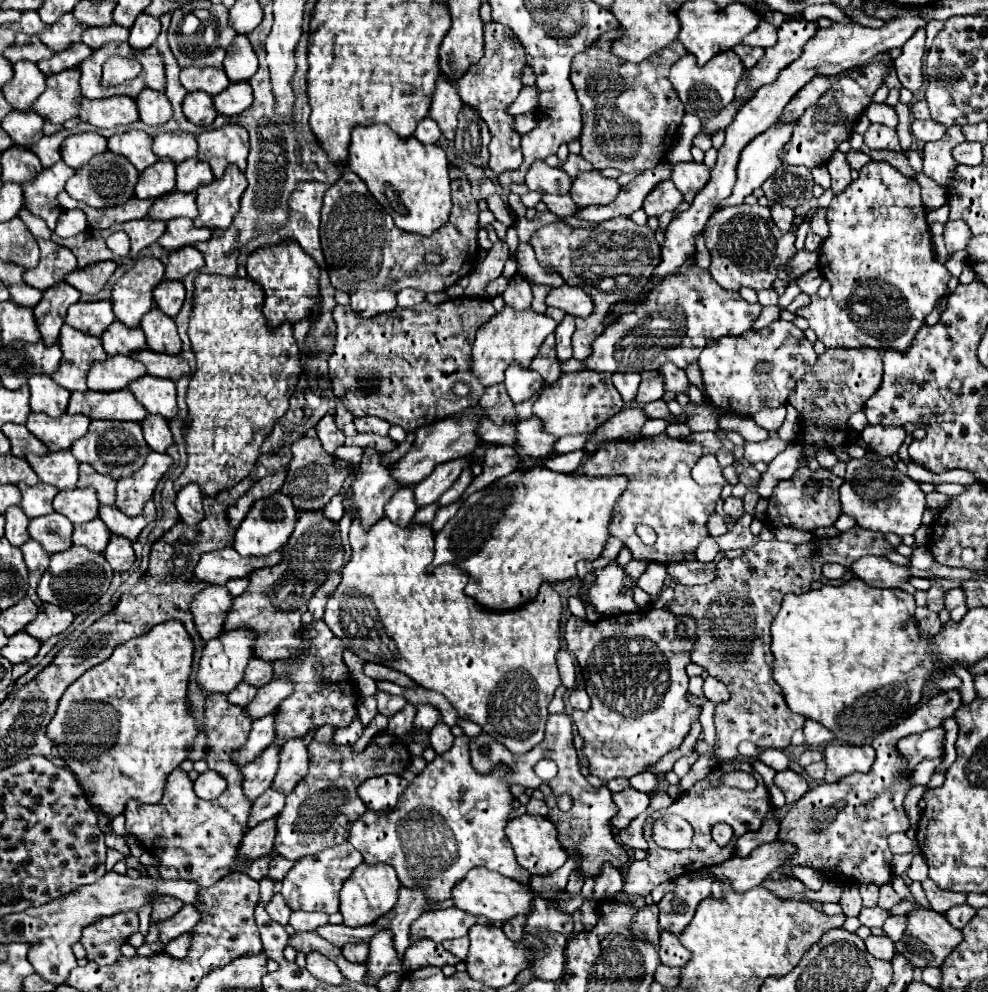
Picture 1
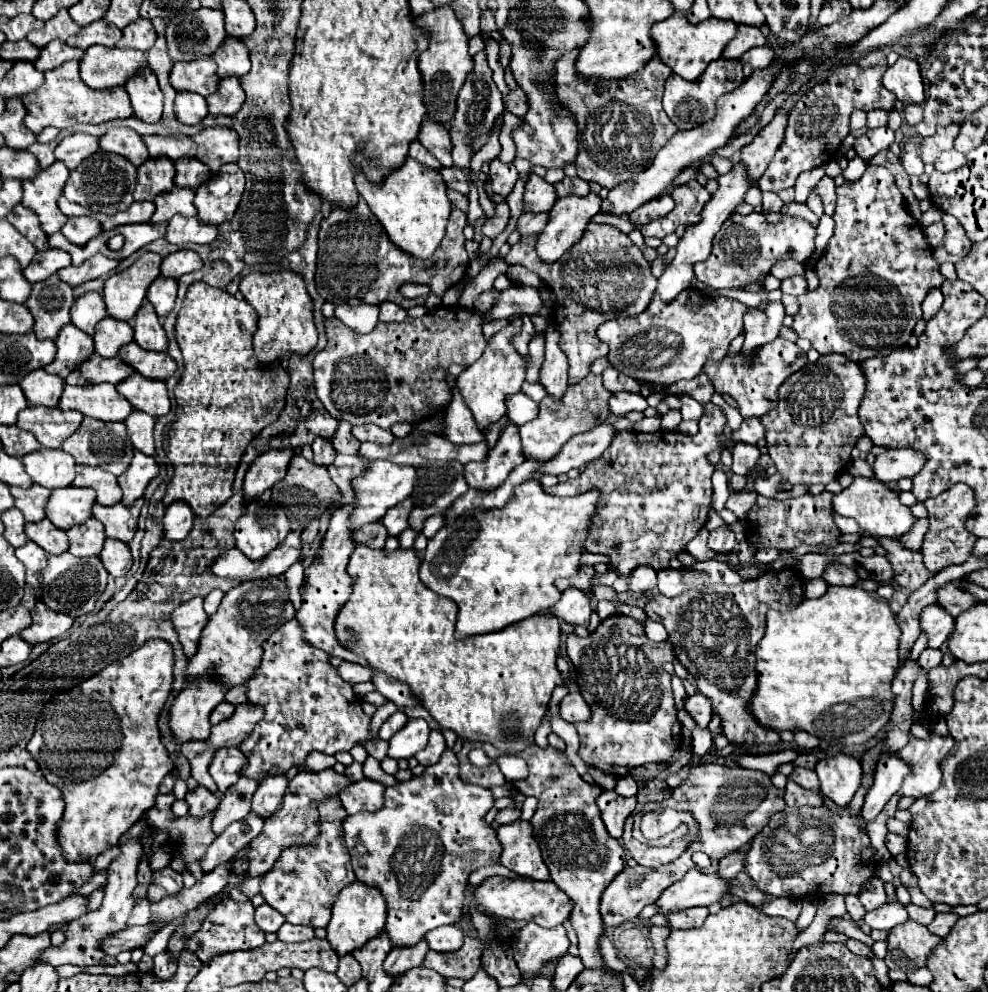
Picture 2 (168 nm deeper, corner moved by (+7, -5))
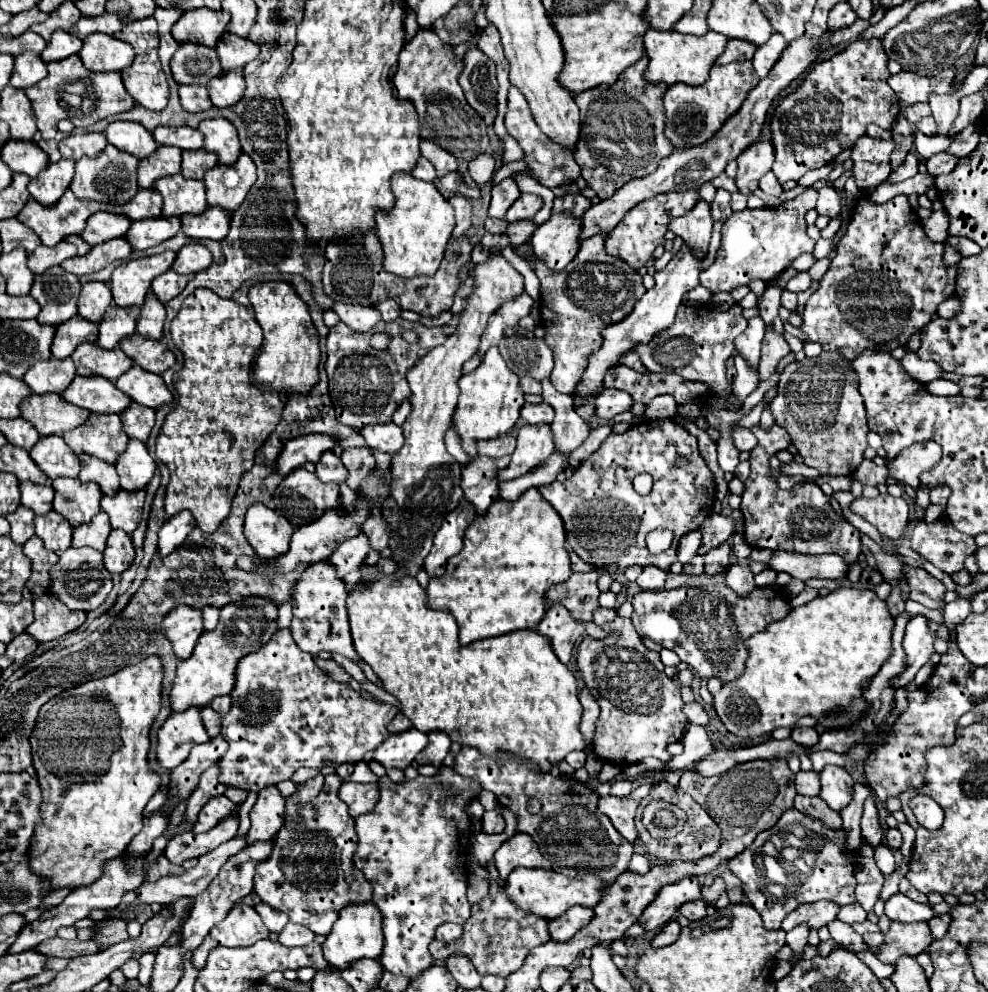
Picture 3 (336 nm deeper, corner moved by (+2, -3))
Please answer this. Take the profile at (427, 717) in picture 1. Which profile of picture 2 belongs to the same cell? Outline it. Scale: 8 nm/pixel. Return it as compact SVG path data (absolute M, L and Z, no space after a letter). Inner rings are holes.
M409 719L403 729L399 729L389 739L389 751L387 757L393 759L409 759L417 751L425 749L429 739L429 725L423 719Z

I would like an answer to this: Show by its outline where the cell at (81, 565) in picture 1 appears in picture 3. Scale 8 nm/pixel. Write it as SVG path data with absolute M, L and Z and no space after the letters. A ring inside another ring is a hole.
M82 547L82 549L66 549L58 553L58 563L50 569L50 591L62 599L62 603L70 609L80 609L80 611L92 611L100 607L106 599L106 595L112 589L112 575L106 571L102 563L102 553Z

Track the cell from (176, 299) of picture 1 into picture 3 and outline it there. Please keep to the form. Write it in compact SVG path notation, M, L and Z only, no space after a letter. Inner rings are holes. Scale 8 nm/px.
M166 271L152 281L152 293L156 295L156 299L160 303L168 303L170 299L174 299L176 295L180 295L184 291L184 287L190 279L192 279L192 275L176 275L174 271Z

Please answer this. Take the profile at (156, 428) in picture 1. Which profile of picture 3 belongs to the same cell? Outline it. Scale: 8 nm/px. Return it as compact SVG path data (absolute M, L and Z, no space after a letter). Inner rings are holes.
M130 403L120 417L124 423L124 433L130 439L138 439L142 443L148 441L154 427L154 411L150 411L150 407L138 407L138 403Z

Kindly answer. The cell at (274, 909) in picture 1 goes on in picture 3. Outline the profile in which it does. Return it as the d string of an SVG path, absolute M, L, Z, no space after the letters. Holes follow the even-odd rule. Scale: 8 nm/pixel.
M258 903L258 905L254 905L254 909L256 909L256 913L262 917L264 925L266 925L270 931L274 931L274 933L280 933L280 931L284 929L284 925L288 923L286 913L274 911L274 909L272 909L270 905L266 905L266 903Z

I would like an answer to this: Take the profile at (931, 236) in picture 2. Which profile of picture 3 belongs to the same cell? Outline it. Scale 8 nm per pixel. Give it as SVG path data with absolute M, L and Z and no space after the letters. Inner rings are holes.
M934 211L926 221L924 221L924 231L932 241L940 241L944 243L948 237L948 215L946 211Z

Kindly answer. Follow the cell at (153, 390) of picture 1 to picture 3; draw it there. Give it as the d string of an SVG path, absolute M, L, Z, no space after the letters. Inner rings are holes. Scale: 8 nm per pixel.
M130 367L130 371L122 373L116 381L116 387L130 395L132 401L152 409L160 409L162 405L170 405L174 401L164 379L142 371L142 367Z

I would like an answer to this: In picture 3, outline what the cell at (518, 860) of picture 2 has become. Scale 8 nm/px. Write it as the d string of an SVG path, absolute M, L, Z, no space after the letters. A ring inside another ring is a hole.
M514 833L508 841L504 841L494 853L494 863L500 879L506 879L506 875L510 875L510 871L516 867L548 867L534 839L530 839L526 833Z

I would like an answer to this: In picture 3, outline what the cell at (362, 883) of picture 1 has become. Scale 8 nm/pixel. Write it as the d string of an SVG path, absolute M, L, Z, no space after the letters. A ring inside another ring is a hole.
M372 901L368 903L354 903L346 905L334 923L332 931L326 937L326 943L322 945L324 957L330 965L336 969L348 967L350 961L354 959L364 959L364 957L380 957L382 953L382 913L378 907L374 907Z

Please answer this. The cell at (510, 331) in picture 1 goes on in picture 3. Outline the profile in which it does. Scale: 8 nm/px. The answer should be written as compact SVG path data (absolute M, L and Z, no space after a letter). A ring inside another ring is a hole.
M496 347L488 349L482 363L468 375L460 377L460 397L452 421L456 423L458 435L462 437L462 447L470 459L476 457L474 441L476 439L492 439L508 433L516 419L520 417L520 409L524 405L524 391L520 387L518 375L502 363L502 355Z

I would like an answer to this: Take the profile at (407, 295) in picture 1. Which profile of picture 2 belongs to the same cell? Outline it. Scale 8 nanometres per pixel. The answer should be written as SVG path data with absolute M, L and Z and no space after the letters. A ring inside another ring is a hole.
M381 303L379 305L379 321L385 321L385 323L391 323L391 321L403 321L407 317L407 311L395 303Z

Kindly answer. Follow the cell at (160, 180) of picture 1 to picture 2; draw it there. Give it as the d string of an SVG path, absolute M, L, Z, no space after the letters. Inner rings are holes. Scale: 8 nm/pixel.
M167 157L147 159L137 167L135 201L151 201L173 185L175 165Z

